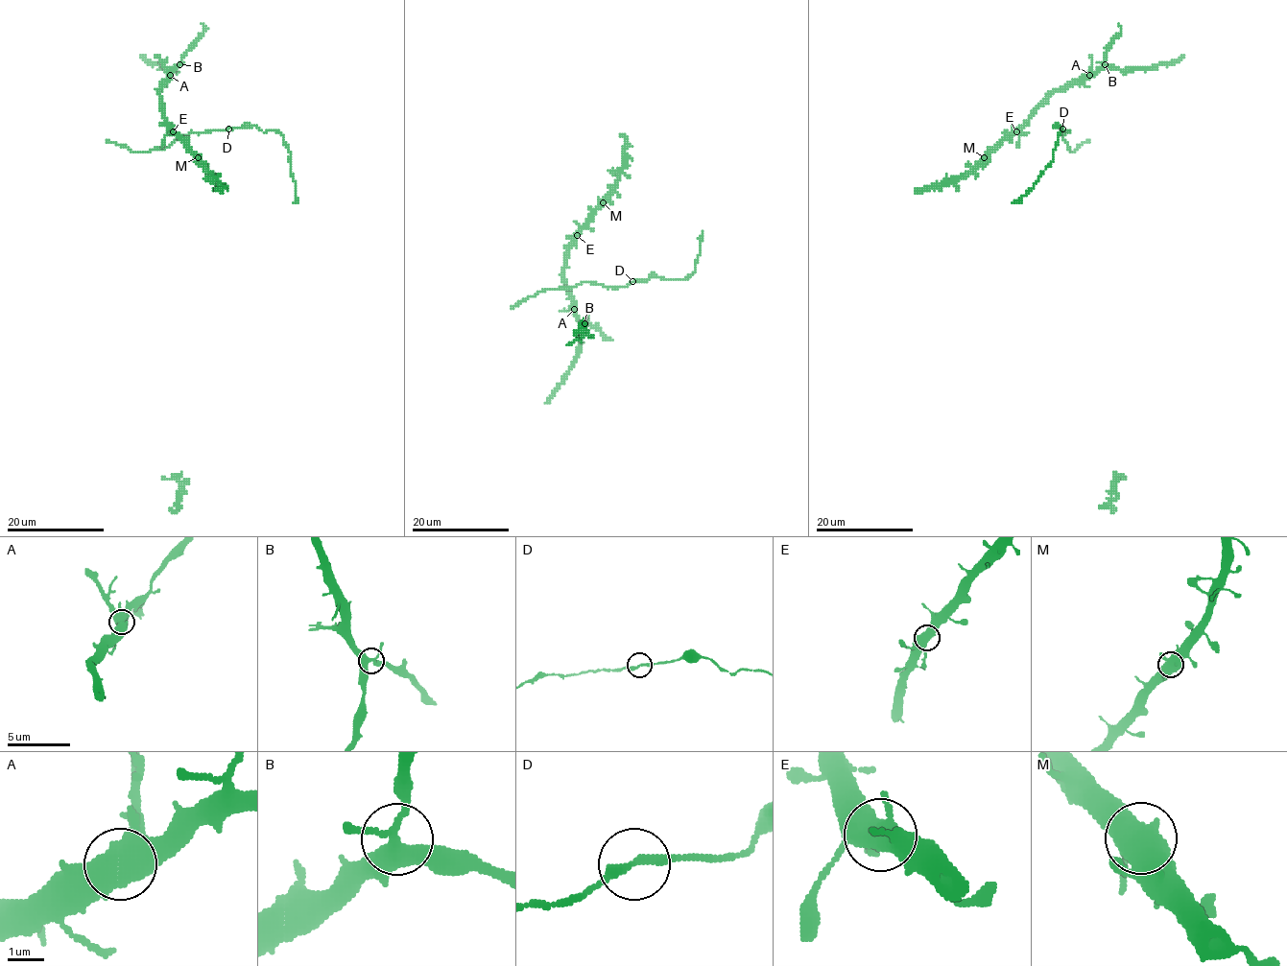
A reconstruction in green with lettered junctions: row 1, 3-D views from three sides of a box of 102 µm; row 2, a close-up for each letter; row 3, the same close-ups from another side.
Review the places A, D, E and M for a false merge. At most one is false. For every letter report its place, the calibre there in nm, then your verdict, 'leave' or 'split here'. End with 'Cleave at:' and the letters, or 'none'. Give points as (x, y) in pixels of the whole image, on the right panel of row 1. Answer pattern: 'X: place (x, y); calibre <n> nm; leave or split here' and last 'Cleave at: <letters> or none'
A: place (1089, 75); calibre 550 nm; leave
D: place (1062, 129); calibre 240 nm; leave
E: place (1016, 131); calibre 550 nm; leave
M: place (984, 157); calibre 600 nm; leave
Cleave at: none

